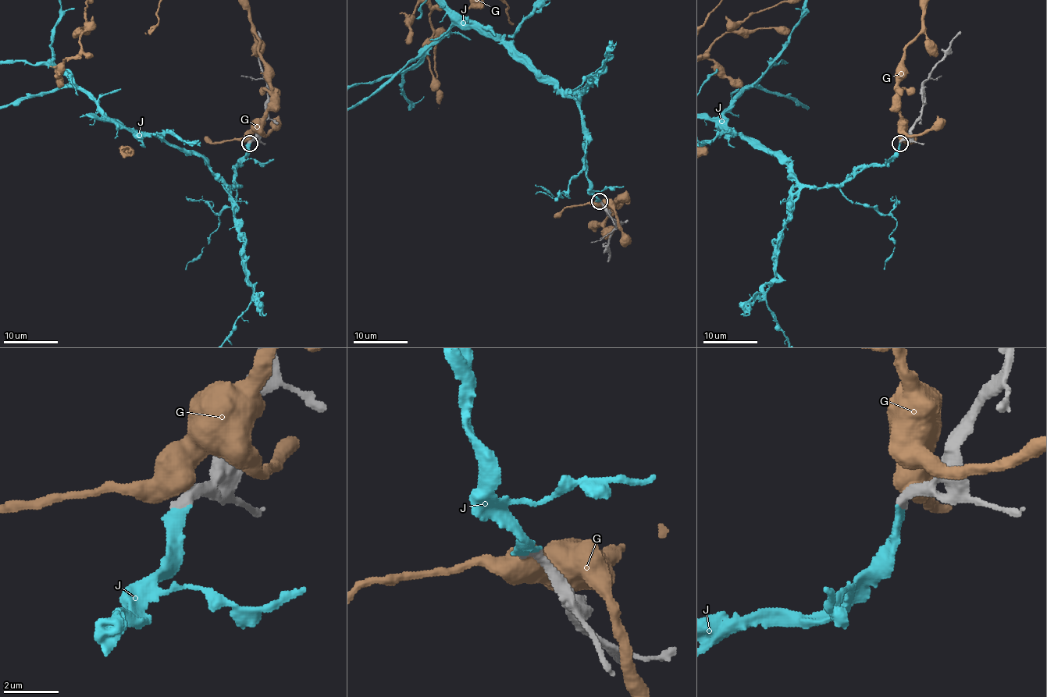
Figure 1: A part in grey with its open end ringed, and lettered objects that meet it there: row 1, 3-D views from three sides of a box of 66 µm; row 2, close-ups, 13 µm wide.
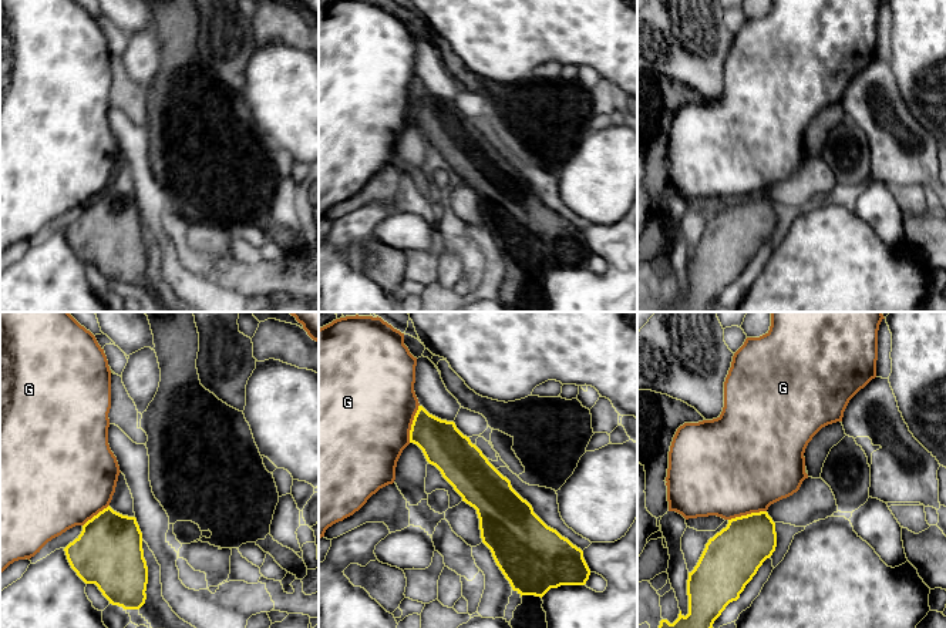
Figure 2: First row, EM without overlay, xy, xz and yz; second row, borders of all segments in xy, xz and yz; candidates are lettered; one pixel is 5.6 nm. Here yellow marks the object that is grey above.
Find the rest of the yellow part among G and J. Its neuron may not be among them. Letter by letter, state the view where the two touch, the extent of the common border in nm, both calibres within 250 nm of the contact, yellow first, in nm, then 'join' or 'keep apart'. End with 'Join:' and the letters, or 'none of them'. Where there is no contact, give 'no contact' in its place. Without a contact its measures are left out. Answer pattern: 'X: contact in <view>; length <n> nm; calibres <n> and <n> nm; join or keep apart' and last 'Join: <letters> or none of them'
G: contact in yz; length 220 nm; calibres 320 and 500 nm; keep apart
J: no contact; join
Join: J

